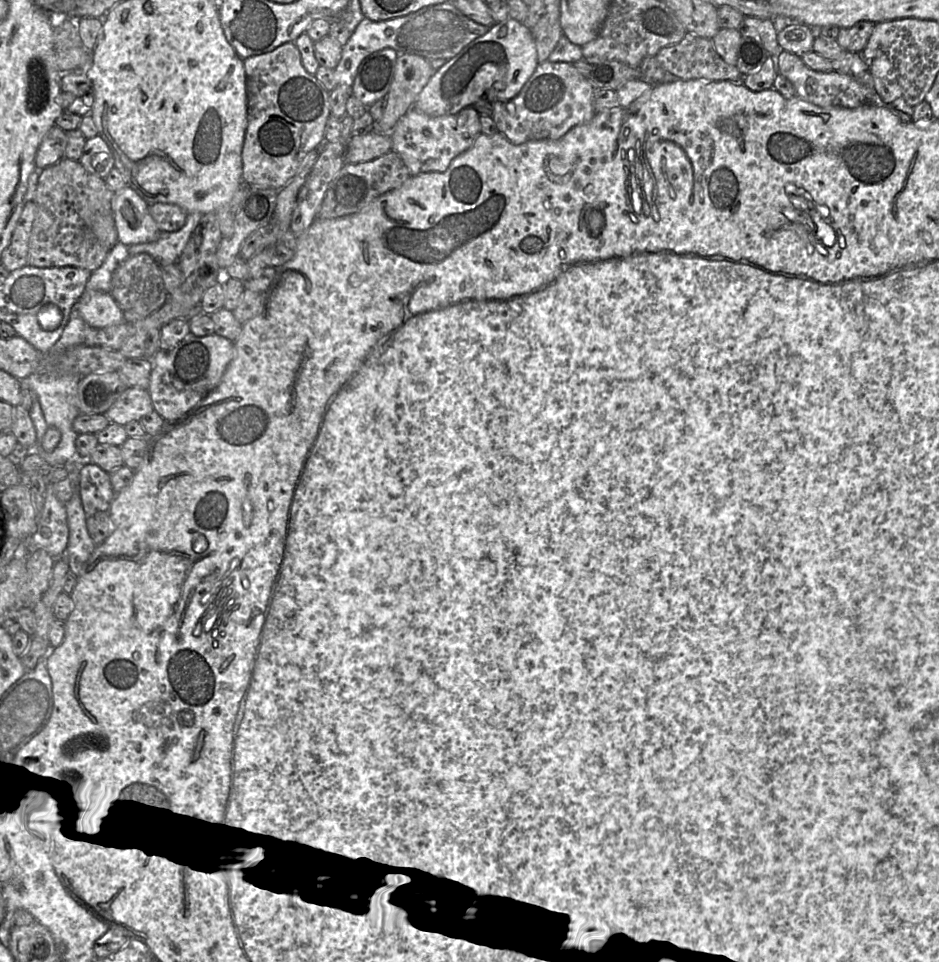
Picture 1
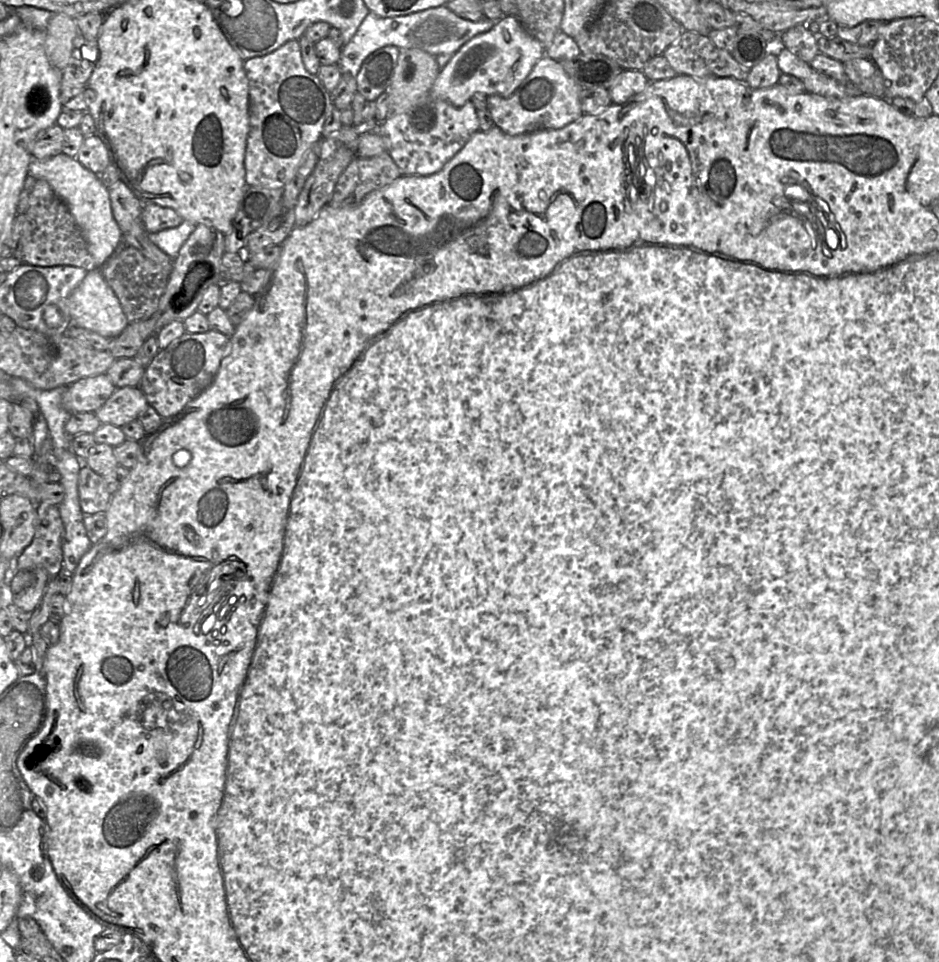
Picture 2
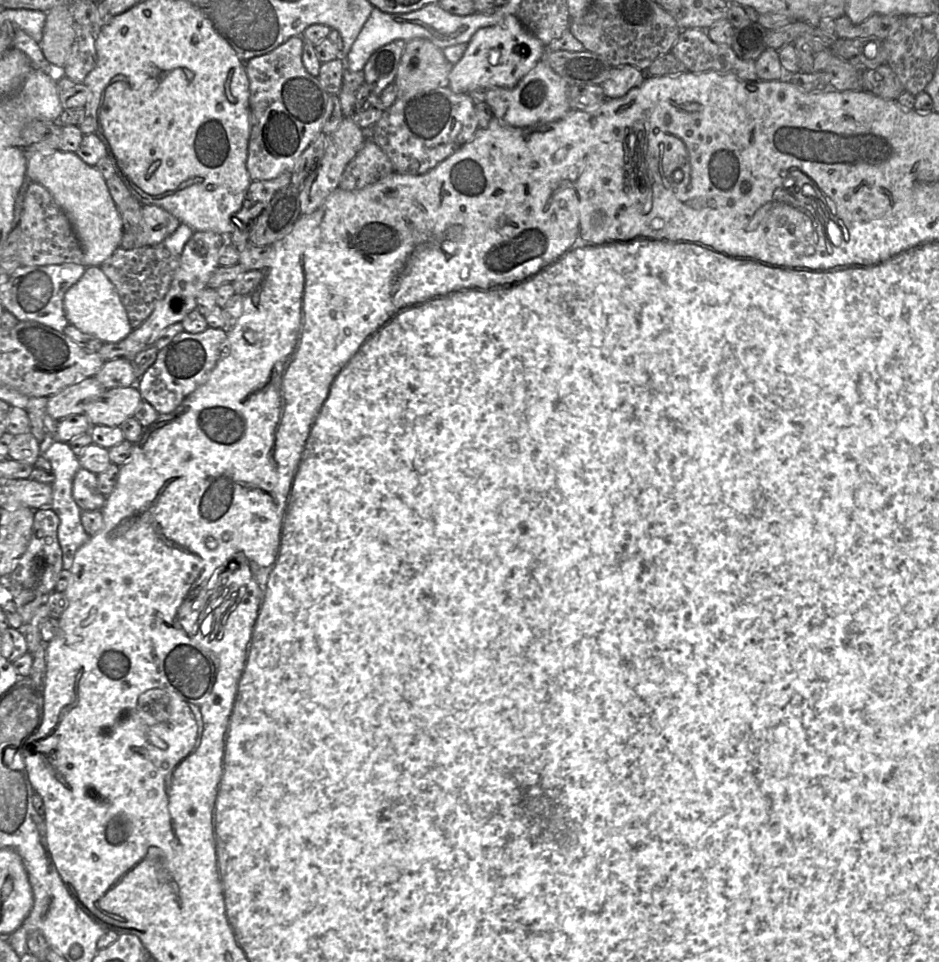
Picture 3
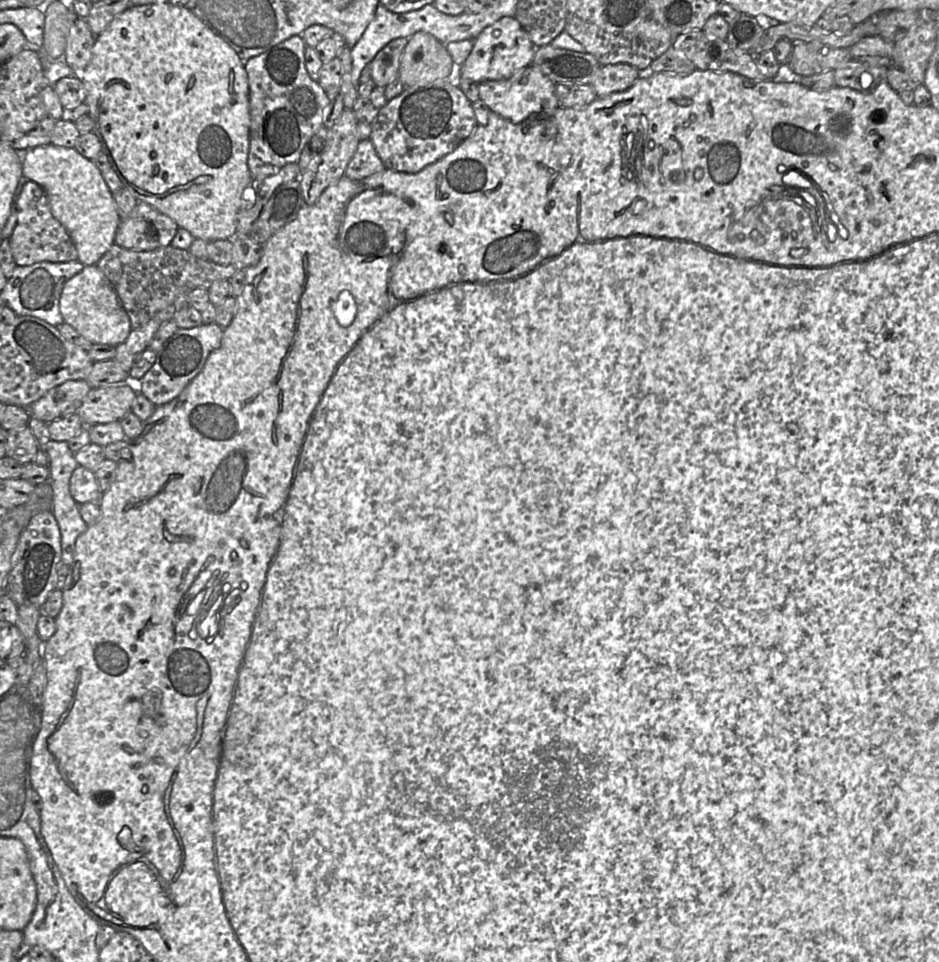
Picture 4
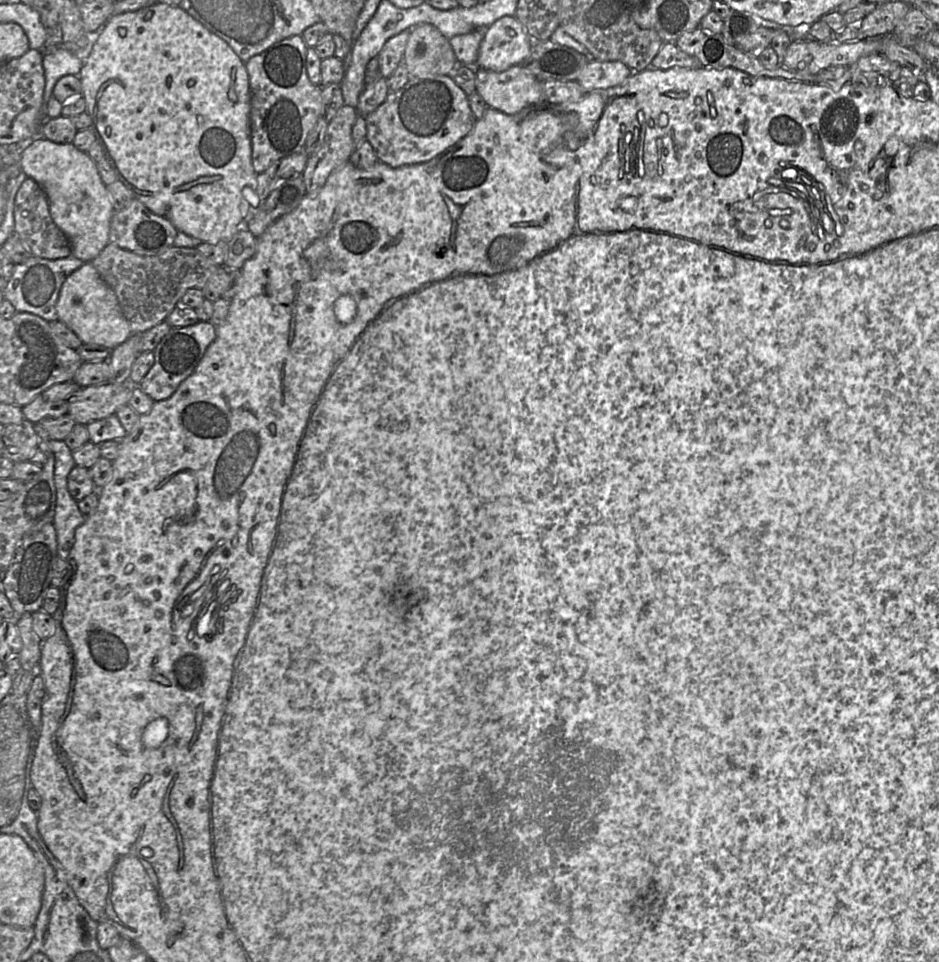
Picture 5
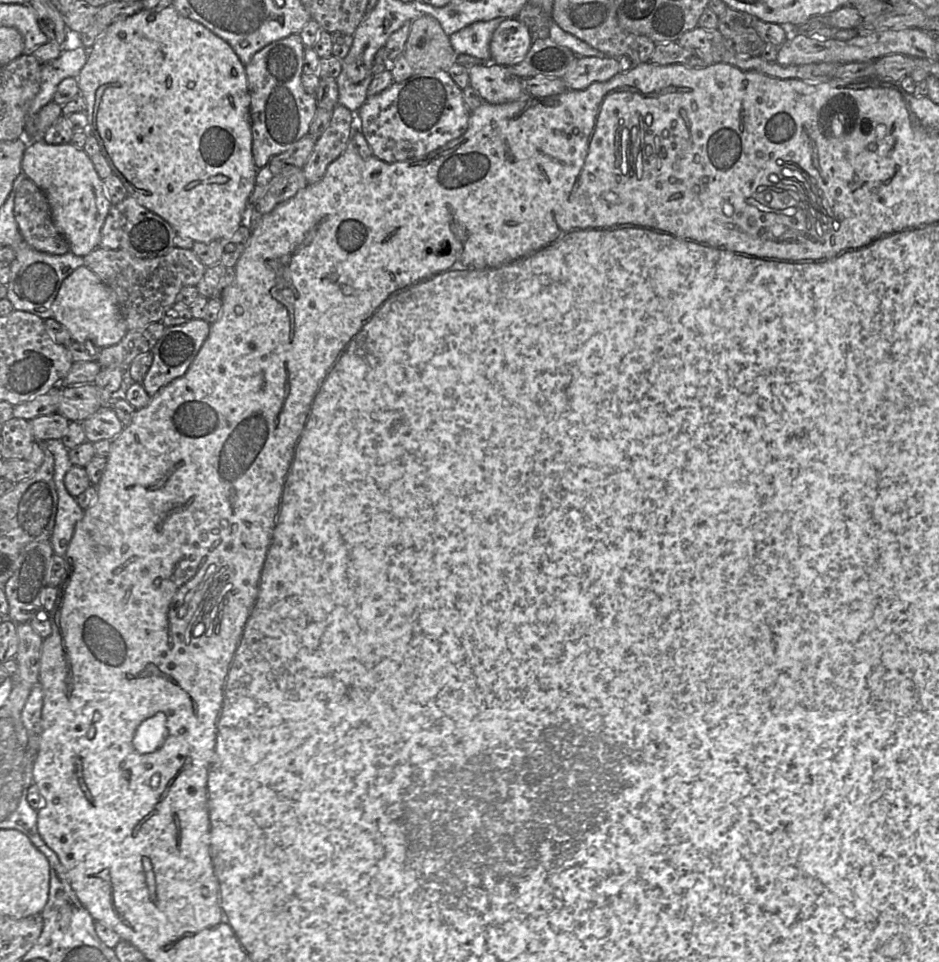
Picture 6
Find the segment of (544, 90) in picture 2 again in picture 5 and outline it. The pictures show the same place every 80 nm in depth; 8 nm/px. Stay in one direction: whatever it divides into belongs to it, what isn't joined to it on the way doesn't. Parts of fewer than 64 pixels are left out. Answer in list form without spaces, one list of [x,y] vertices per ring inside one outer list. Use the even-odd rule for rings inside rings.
[[[522,65],[502,72],[476,68],[476,91],[489,108],[508,115],[545,102],[542,81]]]

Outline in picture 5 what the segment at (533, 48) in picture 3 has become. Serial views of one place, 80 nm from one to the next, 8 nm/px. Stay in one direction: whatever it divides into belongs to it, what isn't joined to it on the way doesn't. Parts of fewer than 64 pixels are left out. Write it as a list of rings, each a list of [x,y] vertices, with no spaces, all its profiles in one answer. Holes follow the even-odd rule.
[[[503,16],[486,31],[480,44],[477,68],[502,72],[521,65],[530,55],[533,40],[515,16]]]

